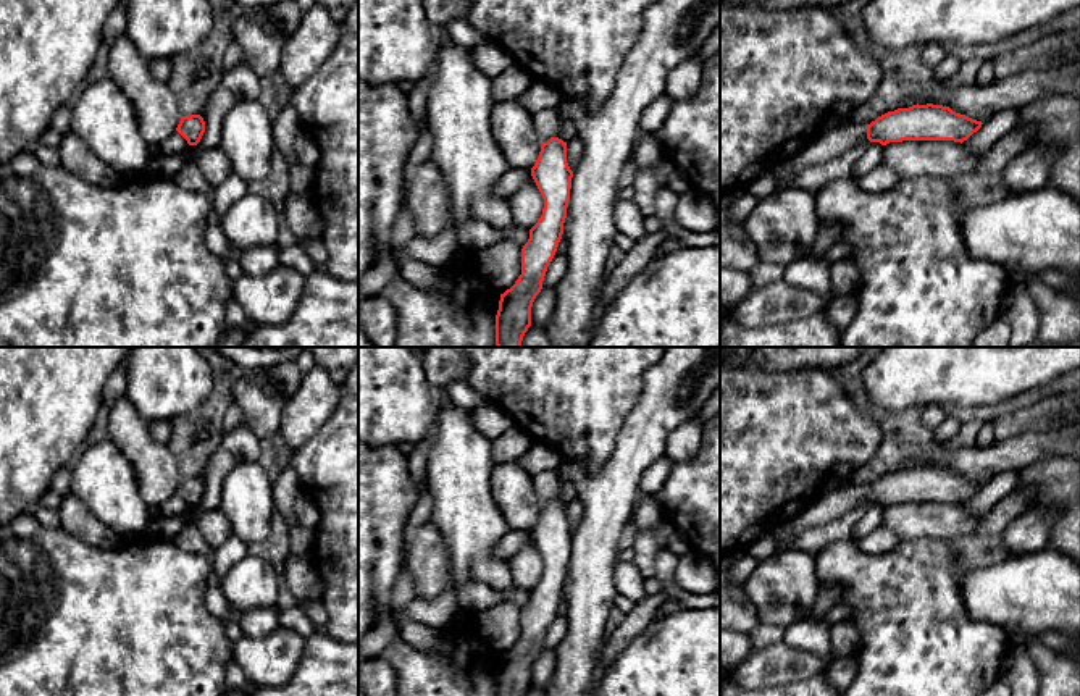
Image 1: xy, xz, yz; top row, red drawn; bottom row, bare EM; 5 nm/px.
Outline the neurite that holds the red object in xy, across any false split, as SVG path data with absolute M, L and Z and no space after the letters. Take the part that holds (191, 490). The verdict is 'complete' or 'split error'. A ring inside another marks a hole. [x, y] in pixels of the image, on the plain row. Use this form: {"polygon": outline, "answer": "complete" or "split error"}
{"polygon": "M200 476L182 478L176 493L189 507L197 507L205 494L205 483Z", "answer": "complete"}

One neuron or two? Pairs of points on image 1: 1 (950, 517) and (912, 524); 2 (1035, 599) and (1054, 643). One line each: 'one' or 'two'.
1: one
2: two

